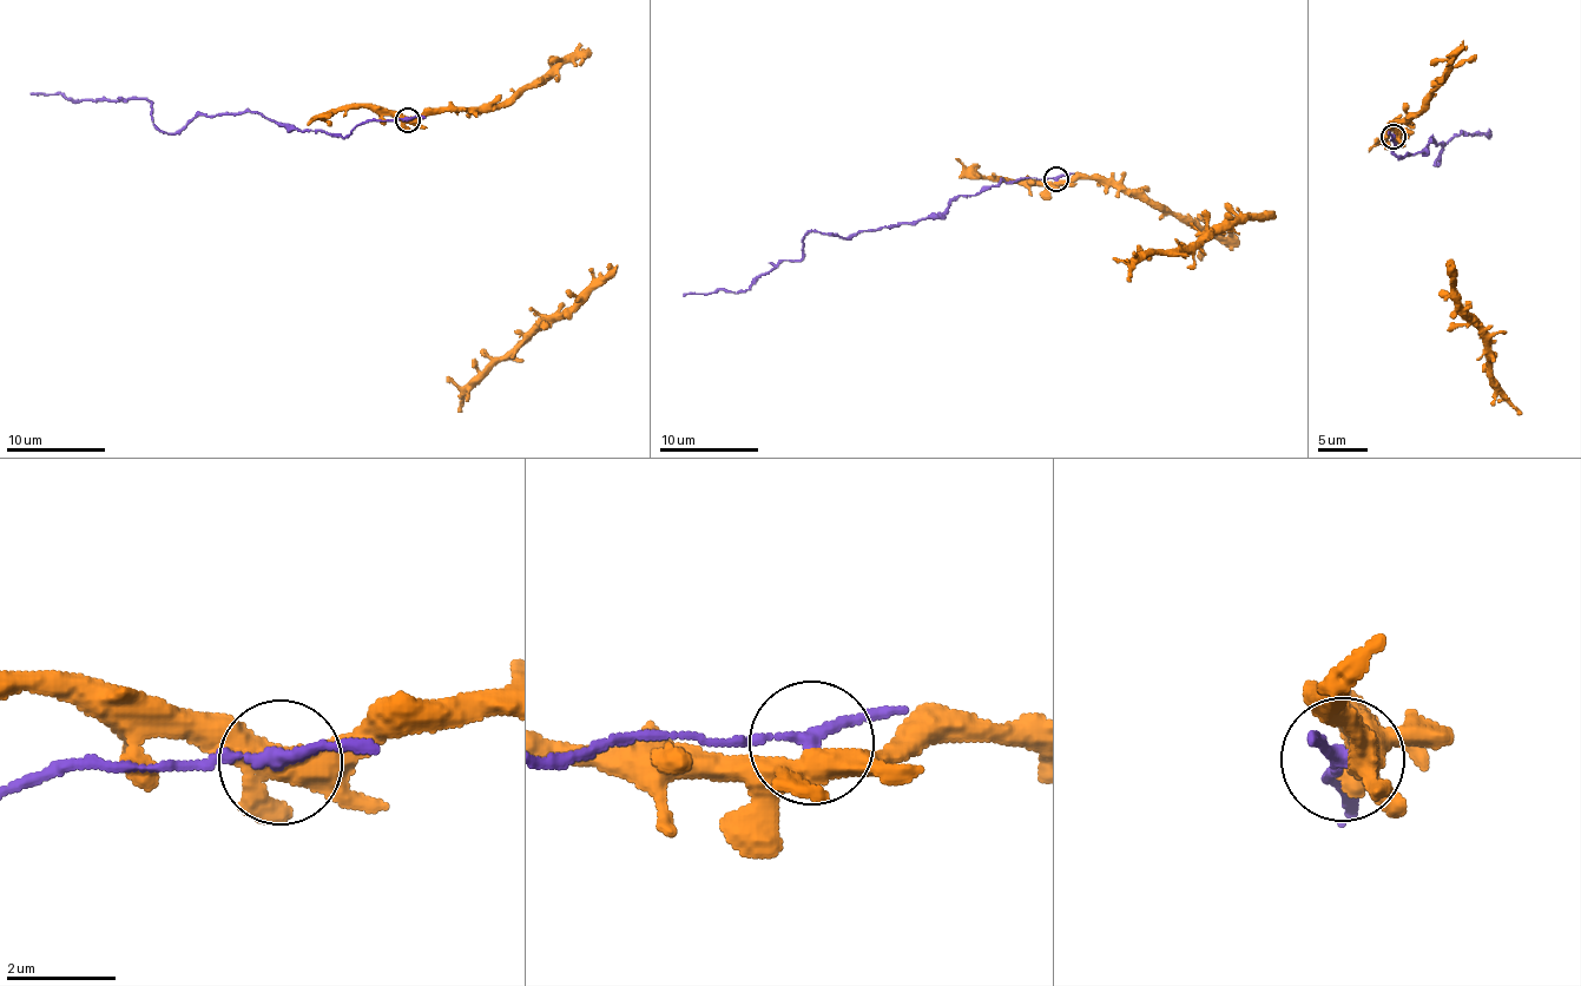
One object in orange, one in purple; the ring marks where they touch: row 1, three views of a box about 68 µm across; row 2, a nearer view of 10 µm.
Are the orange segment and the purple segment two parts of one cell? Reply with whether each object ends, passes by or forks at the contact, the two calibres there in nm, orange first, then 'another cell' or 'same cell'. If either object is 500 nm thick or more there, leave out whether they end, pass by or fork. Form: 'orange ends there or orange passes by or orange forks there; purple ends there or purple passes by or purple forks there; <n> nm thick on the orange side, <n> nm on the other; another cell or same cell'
orange forks there; purple passes by; 420 nm thick on the orange side, 200 nm on the other; another cell

